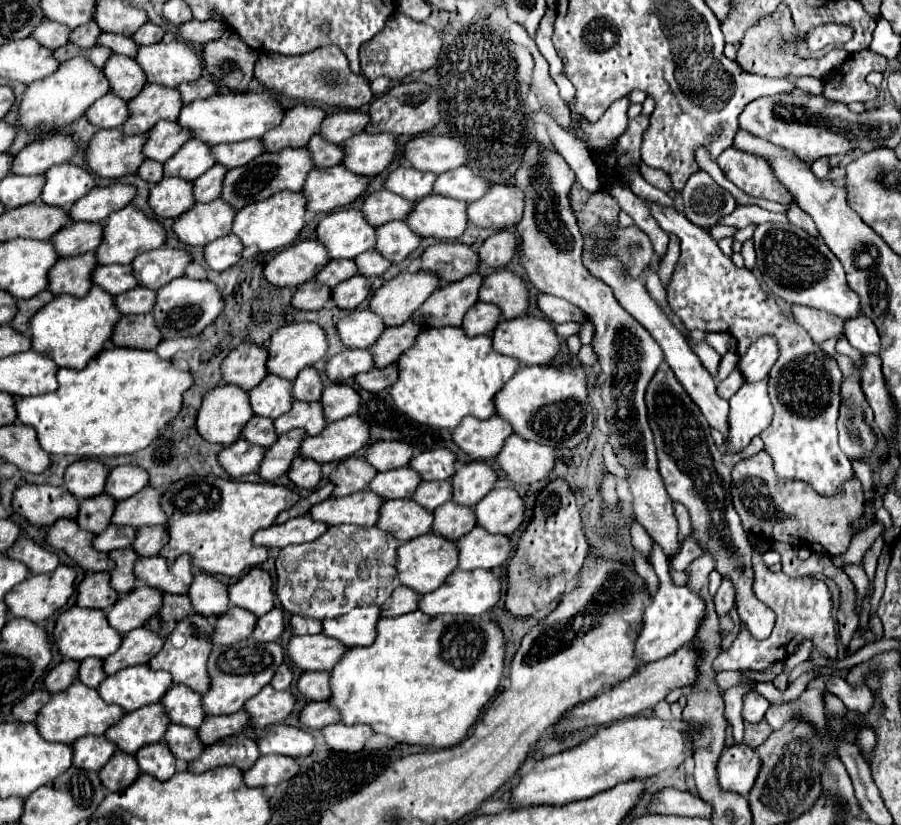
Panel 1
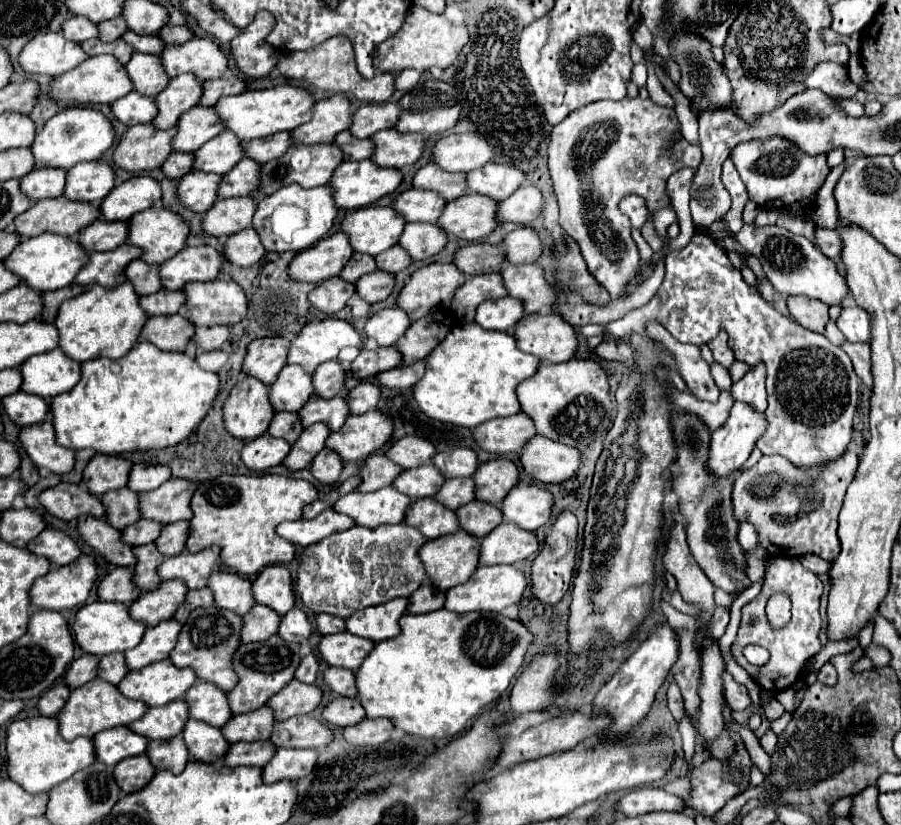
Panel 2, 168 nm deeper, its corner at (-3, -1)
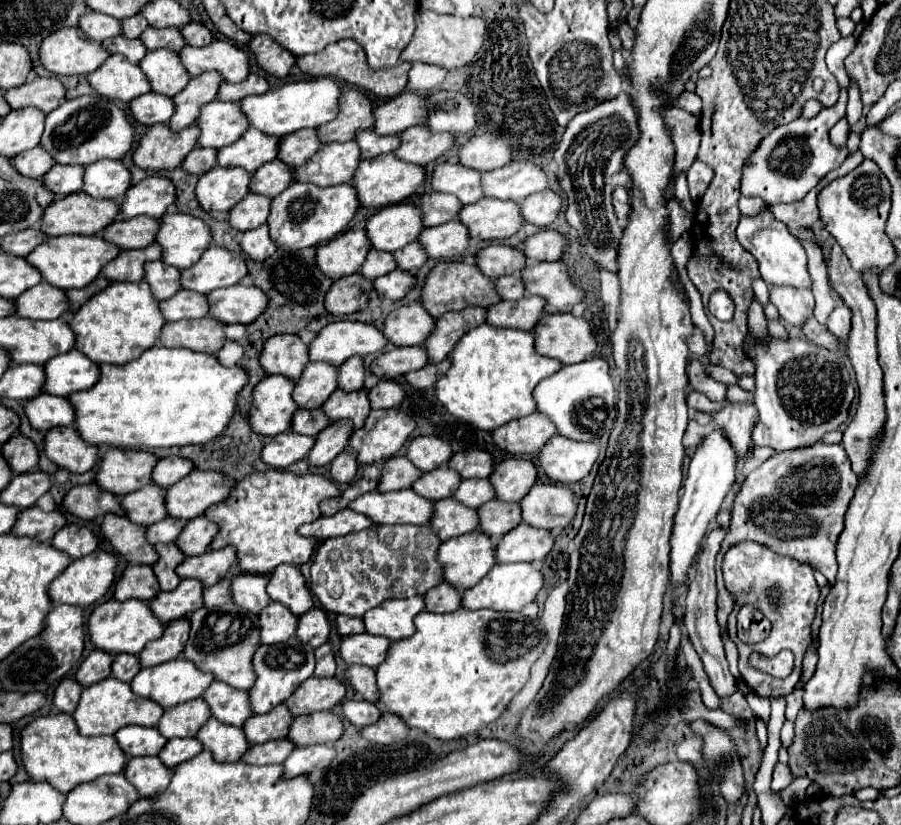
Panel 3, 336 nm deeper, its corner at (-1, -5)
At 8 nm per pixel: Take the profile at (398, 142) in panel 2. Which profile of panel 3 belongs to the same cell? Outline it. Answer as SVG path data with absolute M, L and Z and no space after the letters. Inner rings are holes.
M415 125L401 133L401 147L397 157L415 165L429 165L441 159L455 145L453 133L433 133L427 125Z

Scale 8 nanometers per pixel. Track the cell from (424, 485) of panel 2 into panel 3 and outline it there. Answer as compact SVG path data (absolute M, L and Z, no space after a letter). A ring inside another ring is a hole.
M443 465L439 469L433 469L433 471L425 473L421 479L417 479L413 483L413 489L419 495L423 495L425 499L439 501L439 499L451 497L459 489L459 483L461 483L461 475L457 471L453 471L451 467ZM447 491L451 495L447 495Z

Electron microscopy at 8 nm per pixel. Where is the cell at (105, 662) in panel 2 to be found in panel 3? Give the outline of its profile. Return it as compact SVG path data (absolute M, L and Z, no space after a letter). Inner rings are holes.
M119 653L113 661L113 677L117 677L119 681L125 681L129 683L137 673L141 671L141 663L139 663L139 657L137 655L131 655L131 653Z

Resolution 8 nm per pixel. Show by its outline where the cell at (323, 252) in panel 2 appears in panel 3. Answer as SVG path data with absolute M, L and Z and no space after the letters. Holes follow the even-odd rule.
M355 227L321 245L317 249L317 265L327 277L341 279L357 273L369 251L371 245L365 237L365 229Z

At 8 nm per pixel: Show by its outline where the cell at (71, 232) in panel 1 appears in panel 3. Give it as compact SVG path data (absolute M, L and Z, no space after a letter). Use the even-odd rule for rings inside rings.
M135 217L135 219L117 219L105 231L103 237L121 249L143 249L155 241L159 231L159 219L153 217Z

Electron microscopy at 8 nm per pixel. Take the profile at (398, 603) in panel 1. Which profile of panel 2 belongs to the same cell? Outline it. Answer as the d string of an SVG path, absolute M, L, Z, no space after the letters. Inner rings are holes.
M423 585L409 597L407 611L409 613L429 613L429 611L441 609L443 603L445 603L443 591L435 589L433 585Z

